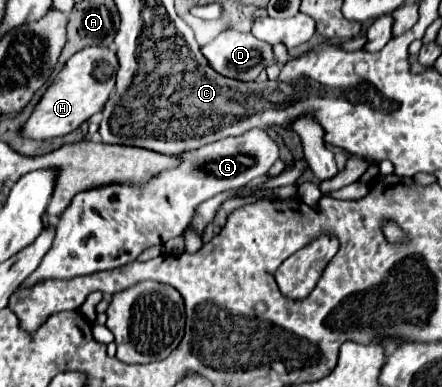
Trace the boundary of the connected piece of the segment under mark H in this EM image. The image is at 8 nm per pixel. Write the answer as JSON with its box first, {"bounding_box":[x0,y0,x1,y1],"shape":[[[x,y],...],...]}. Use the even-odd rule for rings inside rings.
{"bounding_box":[18,47,118,139],"shape":[[[88,47],[88,49],[78,51],[76,55],[72,55],[66,61],[62,71],[56,75],[54,83],[44,91],[44,95],[36,103],[32,115],[20,127],[18,135],[30,137],[30,139],[52,139],[52,137],[74,131],[86,119],[90,119],[94,113],[102,111],[108,95],[114,89],[116,71],[118,71],[118,59],[108,49]]]}

